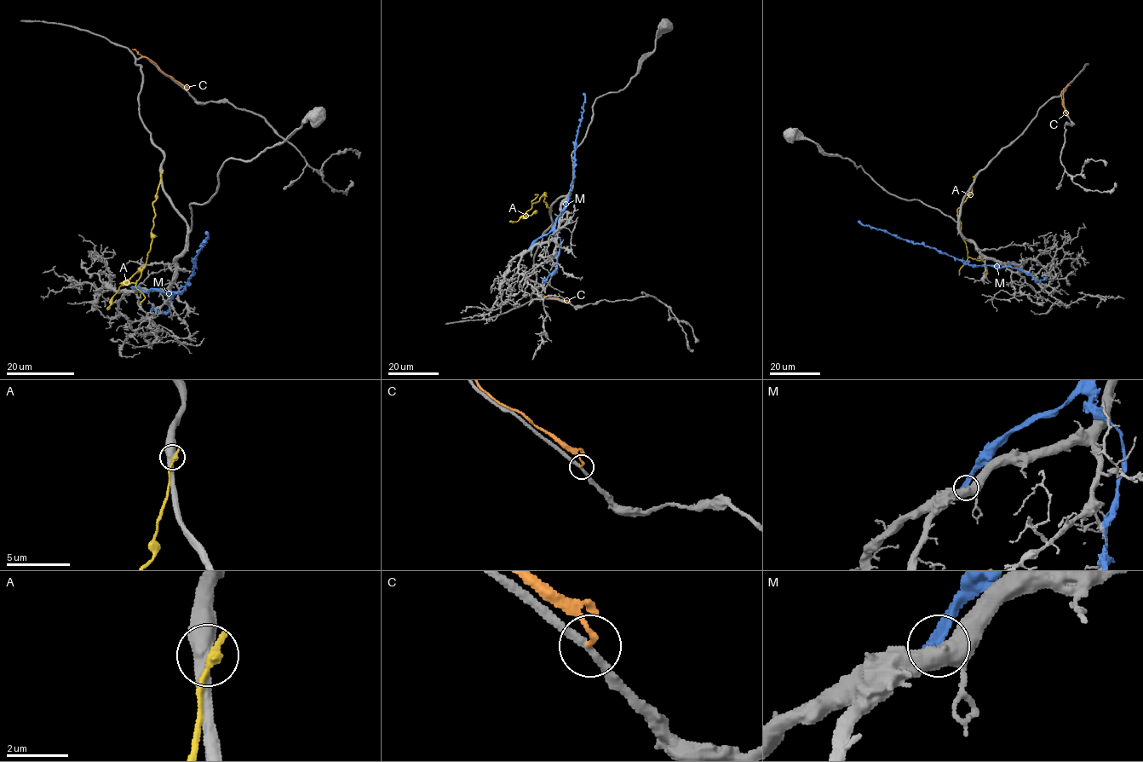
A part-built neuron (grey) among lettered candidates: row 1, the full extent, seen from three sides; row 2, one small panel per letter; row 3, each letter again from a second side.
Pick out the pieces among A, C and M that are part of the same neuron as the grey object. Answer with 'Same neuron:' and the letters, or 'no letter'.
Same neuron: no letter

